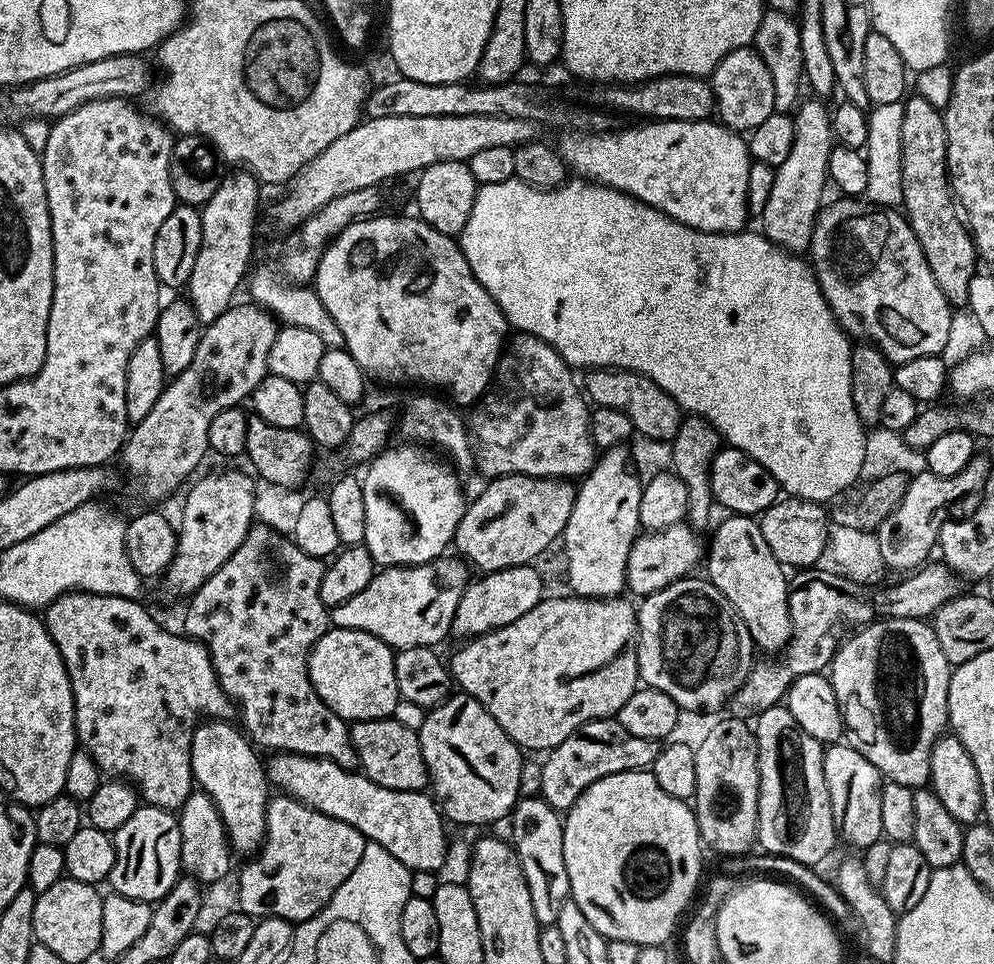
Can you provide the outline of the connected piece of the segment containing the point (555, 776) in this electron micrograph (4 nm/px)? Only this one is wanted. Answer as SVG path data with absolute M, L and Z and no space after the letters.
M619 719L591 720L586 722L566 742L551 749L541 763L542 786L540 796L549 806L567 810L598 778L606 778L619 772L638 772L651 769L654 758L658 758L661 741L637 738L630 734Z

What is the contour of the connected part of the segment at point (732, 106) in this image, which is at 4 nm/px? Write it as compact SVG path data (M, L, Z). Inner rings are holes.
M749 46L727 52L722 58L722 62L718 62L718 66L712 71L710 83L716 95L716 110L719 123L726 128L731 128L734 132L741 134L751 133L753 128L762 126L762 122L766 122L766 118L770 118L772 113L776 111L774 80L766 62L755 47Z

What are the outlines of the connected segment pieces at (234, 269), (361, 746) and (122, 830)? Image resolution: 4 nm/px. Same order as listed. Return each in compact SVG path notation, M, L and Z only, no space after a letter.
M247 170L233 172L236 172L233 176L225 175L221 179L218 190L214 190L214 198L200 208L202 246L198 246L198 258L194 258L194 270L190 270L186 296L204 326L212 324L227 308L232 307L240 283L243 280L245 283L250 272L248 263L252 260L252 239L256 236L252 219L260 204L262 185Z
M395 718L386 720L358 720L351 725L352 745L358 754L358 768L365 776L369 776L378 786L386 786L390 790L410 790L423 792L429 787L428 767L422 758L420 734L415 728L402 726Z
M151 806L137 807L136 813L114 833L116 853L110 877L111 891L117 896L155 902L161 900L175 886L181 875L180 821L169 809Z

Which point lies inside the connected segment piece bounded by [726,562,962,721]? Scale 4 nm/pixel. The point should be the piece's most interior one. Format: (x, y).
(821, 605)

